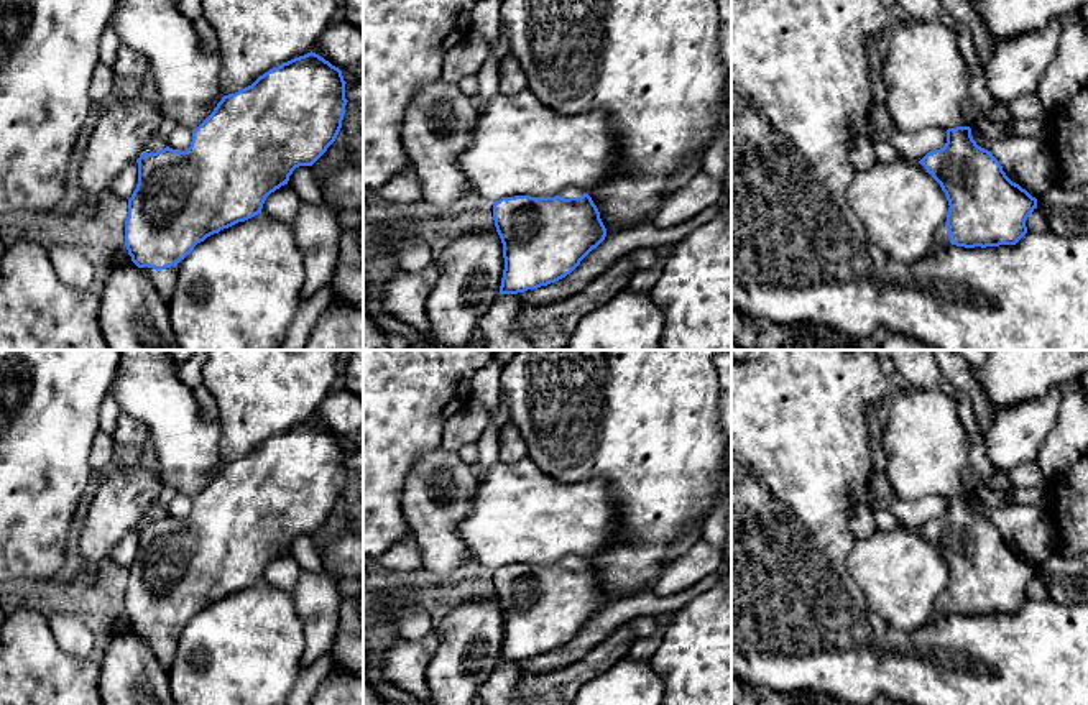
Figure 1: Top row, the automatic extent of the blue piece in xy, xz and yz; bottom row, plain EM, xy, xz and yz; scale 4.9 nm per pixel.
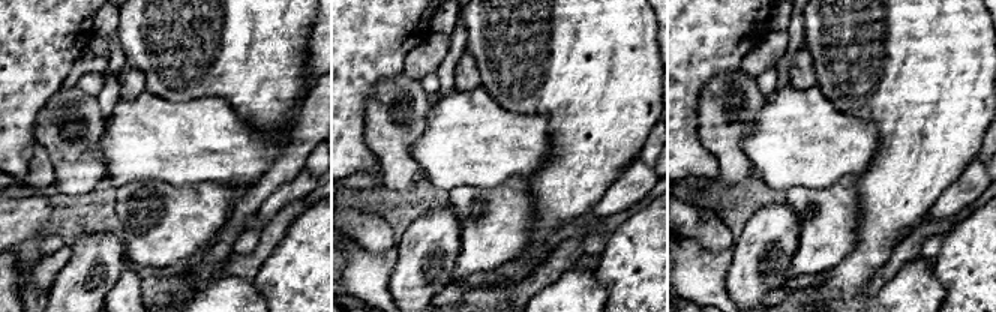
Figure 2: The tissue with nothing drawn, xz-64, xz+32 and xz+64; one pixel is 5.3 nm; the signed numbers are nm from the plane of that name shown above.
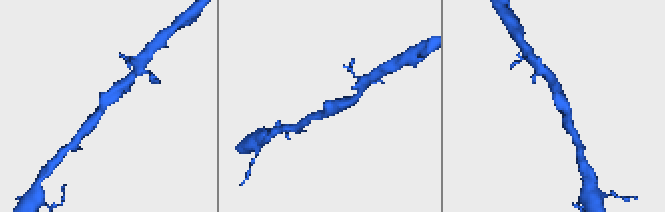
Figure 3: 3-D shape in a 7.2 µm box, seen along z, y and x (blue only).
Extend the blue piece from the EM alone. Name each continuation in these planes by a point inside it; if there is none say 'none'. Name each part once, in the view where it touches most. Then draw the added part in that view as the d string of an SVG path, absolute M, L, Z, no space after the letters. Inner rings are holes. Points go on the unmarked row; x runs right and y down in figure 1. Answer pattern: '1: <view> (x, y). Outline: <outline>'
1: xy (165, 648). Outline: M171 634L171 636L164 636L164 638L153 638L153 636L140 636L141 641L146 643L146 646L151 649L151 652L154 654L156 661L159 662L159 666L168 670L176 657L176 651L179 646L179 639L177 634Z

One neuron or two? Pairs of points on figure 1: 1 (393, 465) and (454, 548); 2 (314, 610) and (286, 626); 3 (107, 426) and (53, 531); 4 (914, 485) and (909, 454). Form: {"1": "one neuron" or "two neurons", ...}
{"1": "two neurons", "2": "two neurons", "3": "two neurons", "4": "one neuron"}

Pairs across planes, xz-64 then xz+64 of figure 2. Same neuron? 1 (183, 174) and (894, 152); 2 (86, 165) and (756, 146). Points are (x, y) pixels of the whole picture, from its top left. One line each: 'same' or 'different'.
1: different
2: different

